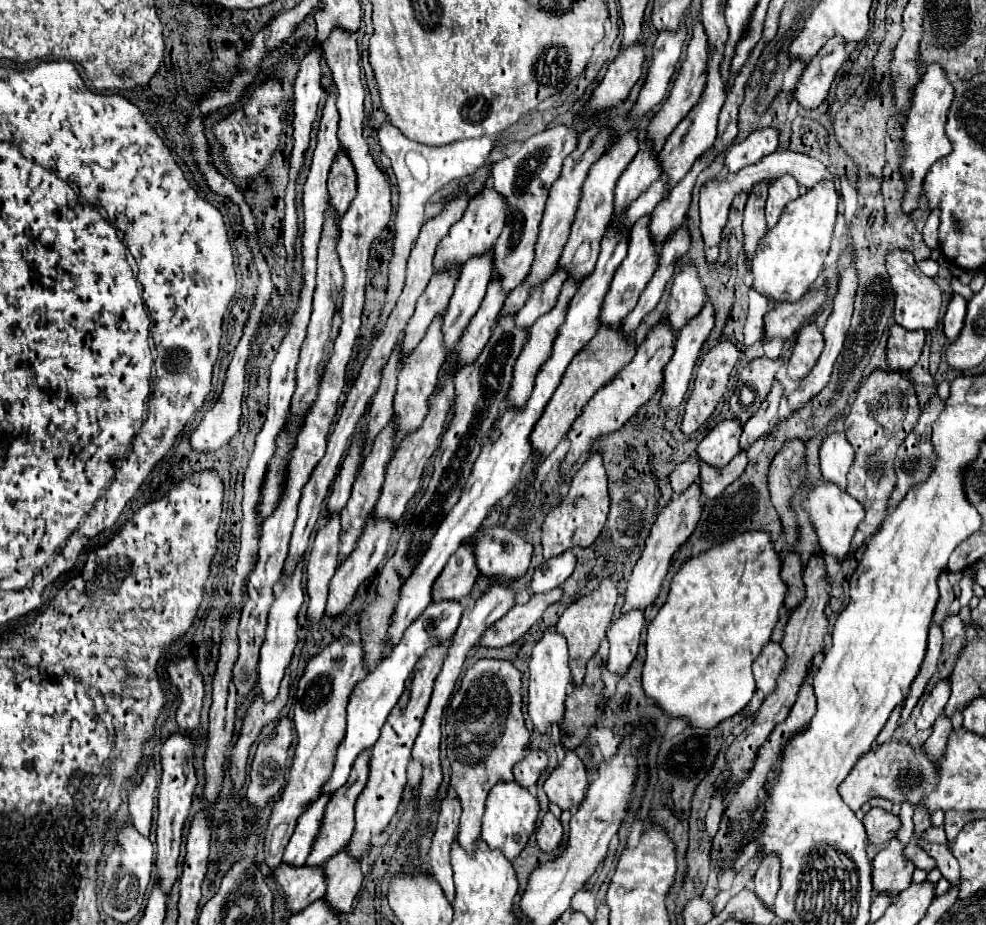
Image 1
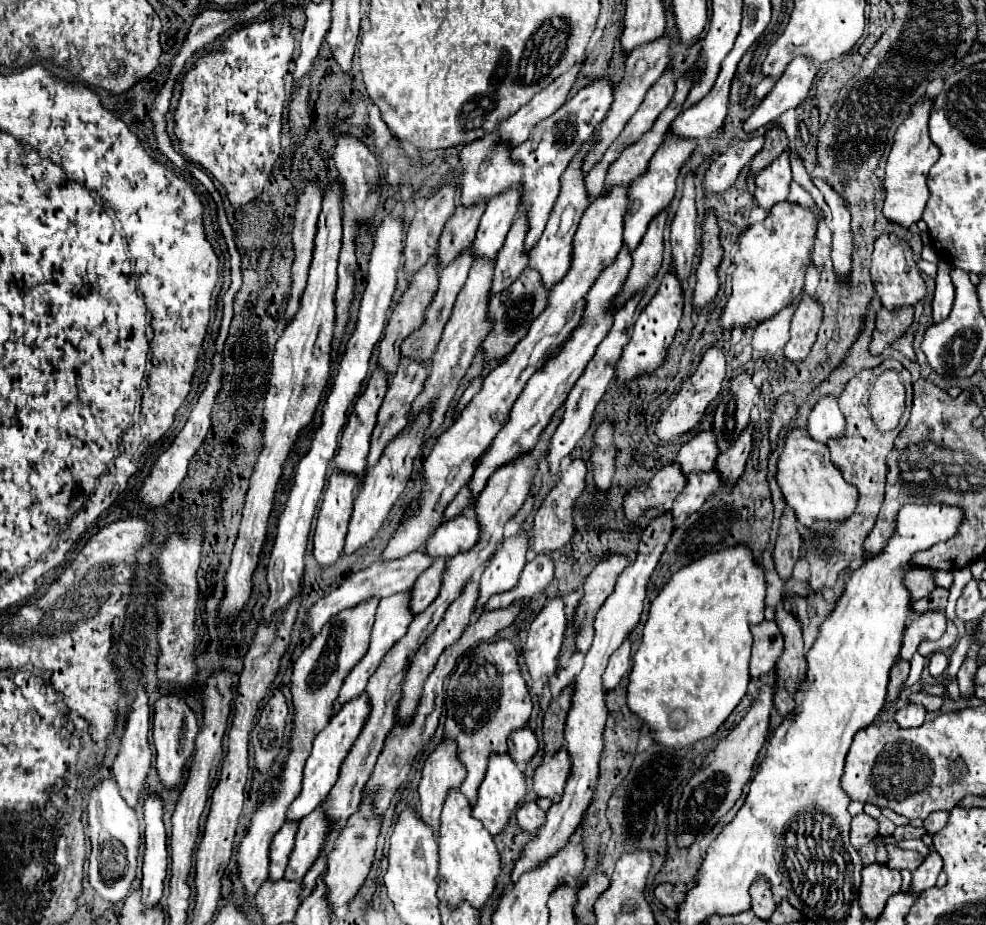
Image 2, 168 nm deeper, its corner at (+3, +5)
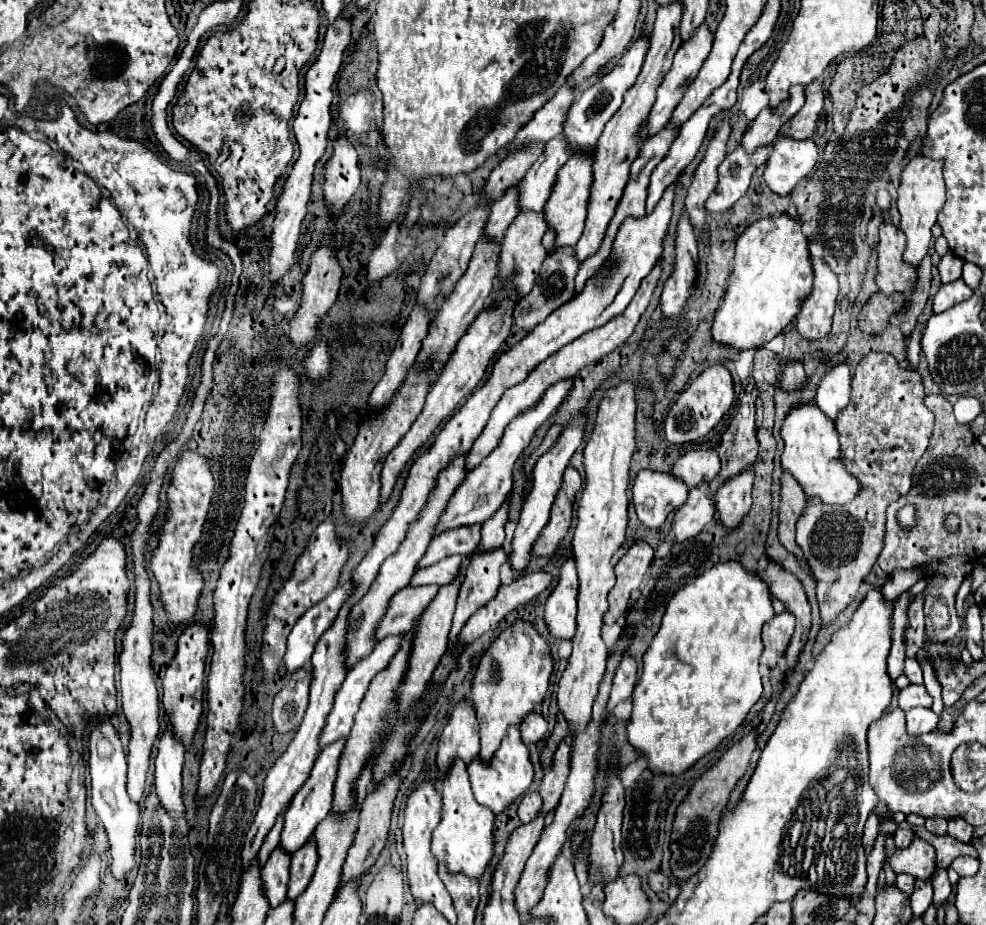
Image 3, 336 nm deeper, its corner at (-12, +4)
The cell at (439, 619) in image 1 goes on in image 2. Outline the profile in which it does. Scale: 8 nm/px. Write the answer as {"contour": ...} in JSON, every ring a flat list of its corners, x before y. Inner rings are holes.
{"contour":[[361,694,353,700,349,700,341,708,341,712,315,736,311,756,307,758,307,764,305,764,305,770,303,770,303,786,301,786,299,796,289,806,287,822,299,822,301,818,311,814,325,800,325,796,329,794,329,788,333,788,333,784,337,782,337,772,339,772,349,748,357,740,367,716,369,716,369,700,367,700,367,694]]}

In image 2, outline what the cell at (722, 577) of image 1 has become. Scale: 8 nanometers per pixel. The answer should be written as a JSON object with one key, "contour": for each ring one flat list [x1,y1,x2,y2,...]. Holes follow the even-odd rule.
{"contour":[[745,546,725,548,707,554,681,568,661,588,651,602,649,620,643,628,641,646,633,658,633,670,627,684,629,710,649,726,653,740,667,748,685,748,717,732,717,728,735,710,747,692,751,624,763,622,765,612,765,576]]}

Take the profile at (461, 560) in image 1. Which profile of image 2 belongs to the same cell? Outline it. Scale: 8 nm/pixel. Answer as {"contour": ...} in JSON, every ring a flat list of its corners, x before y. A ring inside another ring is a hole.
{"contour":[[441,556,441,558,435,558,433,566,427,568,419,578,417,582,413,584,411,588,411,610,415,614,423,612,437,596,439,596,439,586,441,586,441,572,447,564,447,558]]}

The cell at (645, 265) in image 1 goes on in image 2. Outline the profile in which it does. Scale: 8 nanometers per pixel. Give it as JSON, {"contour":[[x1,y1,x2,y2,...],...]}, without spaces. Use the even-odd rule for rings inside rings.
{"contour":[[621,248,617,260,609,268,603,270,599,280,589,290,587,306,585,306,585,314,583,314,583,324,579,324,573,330,573,336,563,346,563,350,555,358,551,358,543,368,539,368,535,372,535,376,529,378,527,386,523,388,521,396,515,400,515,404,513,404,513,408,509,412,509,420,505,422,501,432,495,436,491,448,479,458,479,464,475,466,475,472,473,472,473,476,469,478,469,484,467,484,469,492,473,494,473,498,477,498,481,494,481,490,487,484,487,480,491,478,491,474,497,468,517,460,523,454,529,454,529,450,535,448,541,432,549,424,549,418,563,406,563,400,567,398,569,390,573,388,577,376,583,374,583,370,589,364,589,360,593,358,599,342,609,334,609,330,613,326,613,312,611,312,613,304,611,302,621,292,621,286,623,286,627,274,629,274,629,268,631,268,631,256,629,256,627,248]]}

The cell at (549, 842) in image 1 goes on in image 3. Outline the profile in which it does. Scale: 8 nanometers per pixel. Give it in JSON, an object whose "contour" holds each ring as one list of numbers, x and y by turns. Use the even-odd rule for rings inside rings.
{"contour":[[526,793,520,801,520,807,518,807,518,817,522,823,530,823,534,821,542,811,542,799,538,793]]}

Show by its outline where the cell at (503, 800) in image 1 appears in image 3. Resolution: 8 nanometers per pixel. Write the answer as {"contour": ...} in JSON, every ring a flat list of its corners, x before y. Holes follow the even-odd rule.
{"contour":[[508,729,506,737,502,739,500,749,494,753,490,763,482,763,480,757,476,757,470,765,468,765,468,773,470,773,470,783,472,783,472,791,474,797,480,805,488,807,494,815,500,815,508,809,508,805,512,805,520,795,524,795,534,779,534,767,530,763,530,755,528,755,528,747,520,741,520,731,518,729]]}

